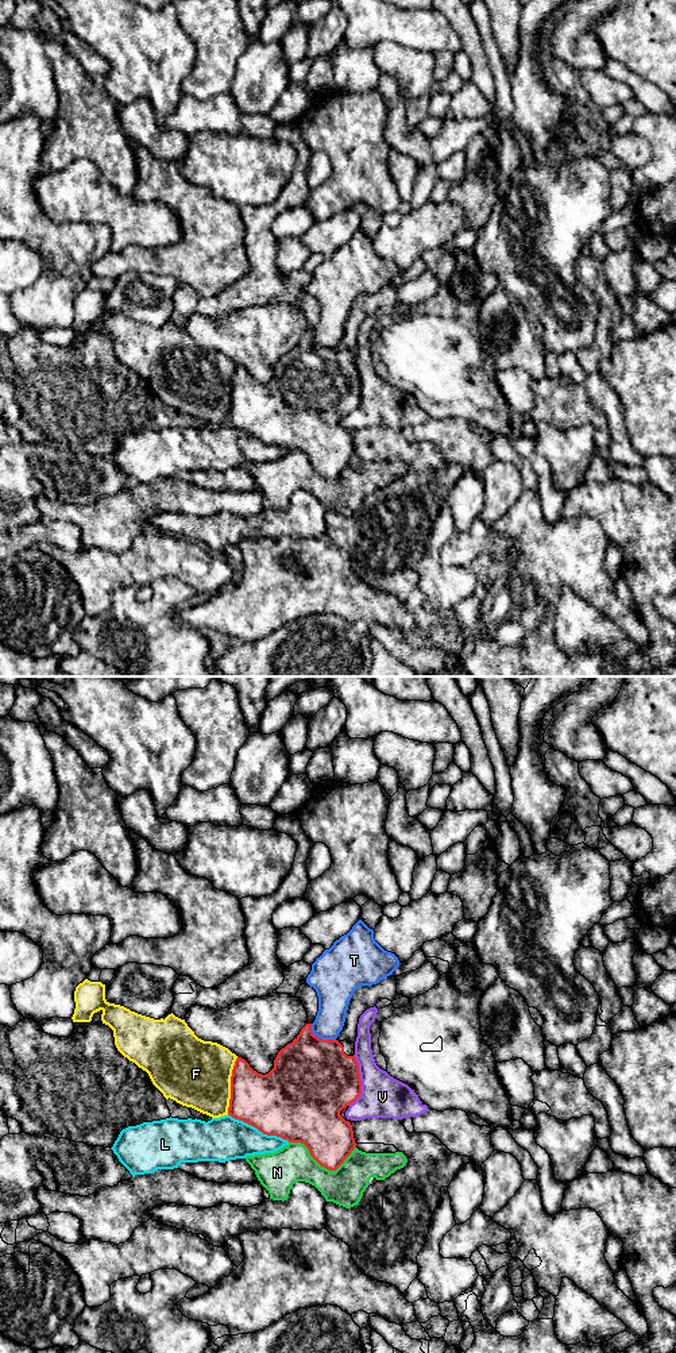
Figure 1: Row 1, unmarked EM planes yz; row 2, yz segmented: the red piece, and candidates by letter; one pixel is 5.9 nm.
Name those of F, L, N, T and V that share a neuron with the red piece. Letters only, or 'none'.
none

